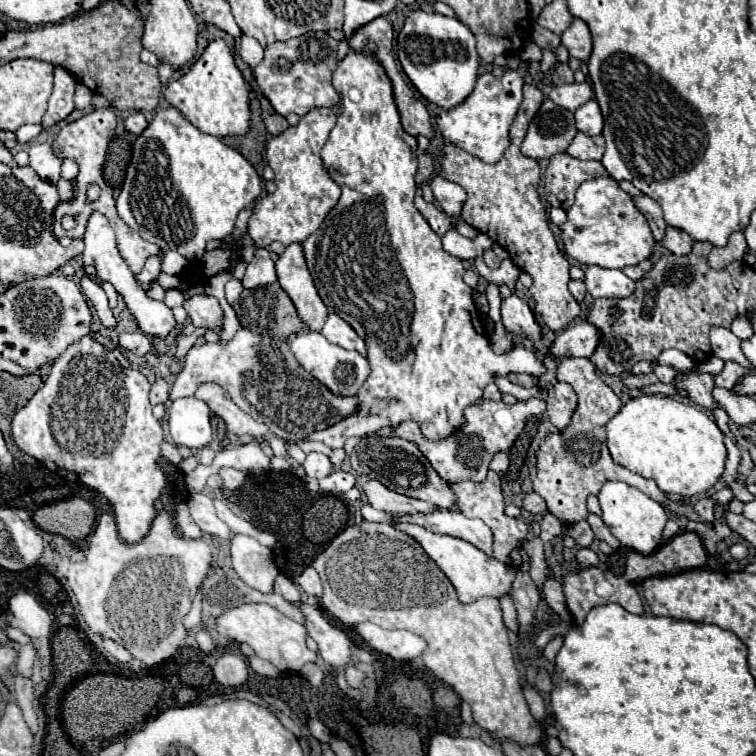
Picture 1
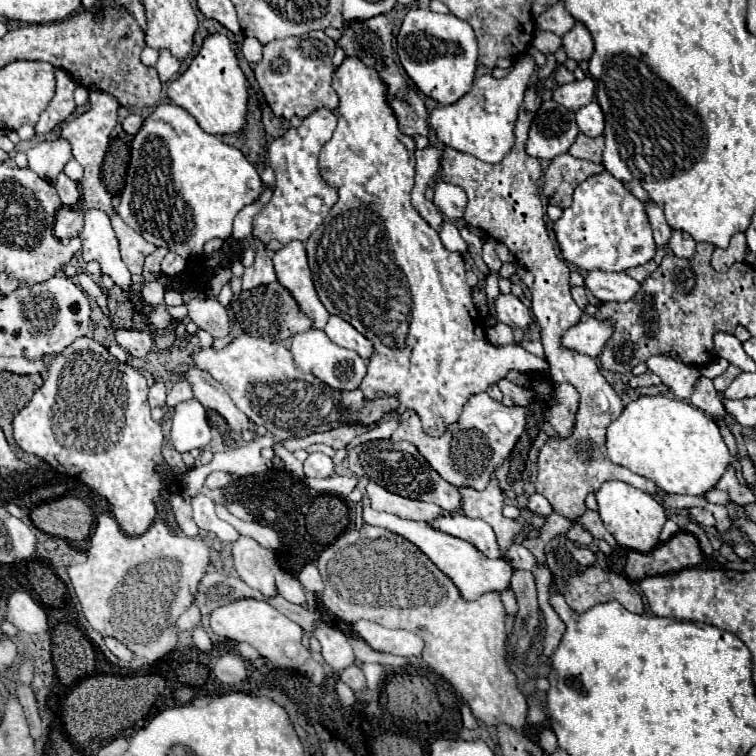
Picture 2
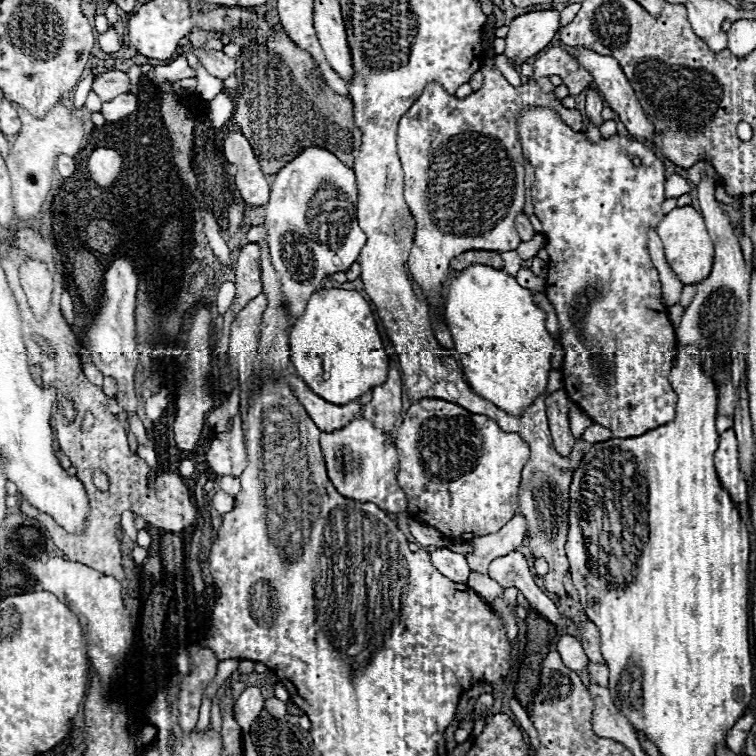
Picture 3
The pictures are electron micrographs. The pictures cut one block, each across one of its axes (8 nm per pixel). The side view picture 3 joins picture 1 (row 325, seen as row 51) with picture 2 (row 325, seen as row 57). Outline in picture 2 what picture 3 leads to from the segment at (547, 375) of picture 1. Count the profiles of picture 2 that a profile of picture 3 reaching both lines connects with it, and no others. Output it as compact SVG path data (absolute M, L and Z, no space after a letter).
M586 318L580 320L576 326L568 328L560 340L562 348L570 348L578 354L588 354L592 358L602 352L606 340L612 334L612 322L610 320L596 320L596 318Z

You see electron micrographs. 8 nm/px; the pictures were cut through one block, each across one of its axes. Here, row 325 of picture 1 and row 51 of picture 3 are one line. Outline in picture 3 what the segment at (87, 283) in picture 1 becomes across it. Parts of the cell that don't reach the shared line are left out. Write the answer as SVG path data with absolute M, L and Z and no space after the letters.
M108 30L104 36L98 36L98 44L106 54L114 54L116 50L120 50L120 42L118 42L118 32L116 30Z

